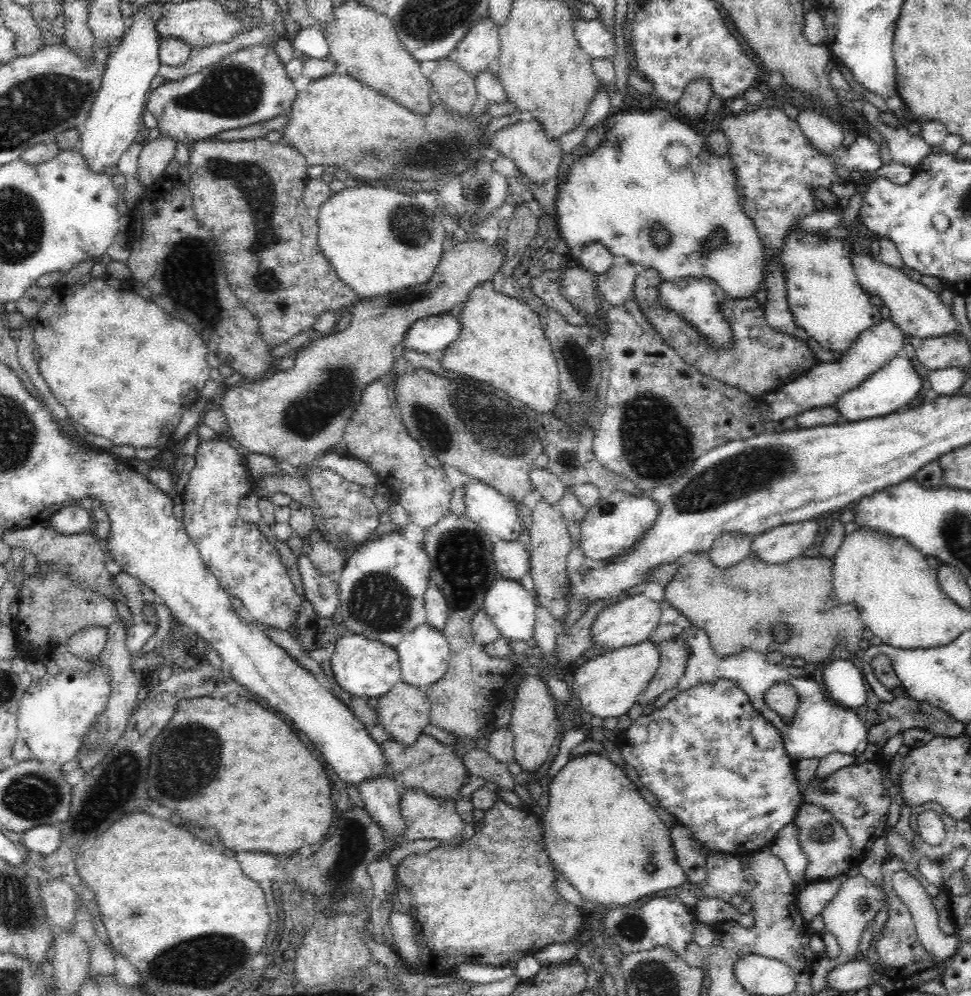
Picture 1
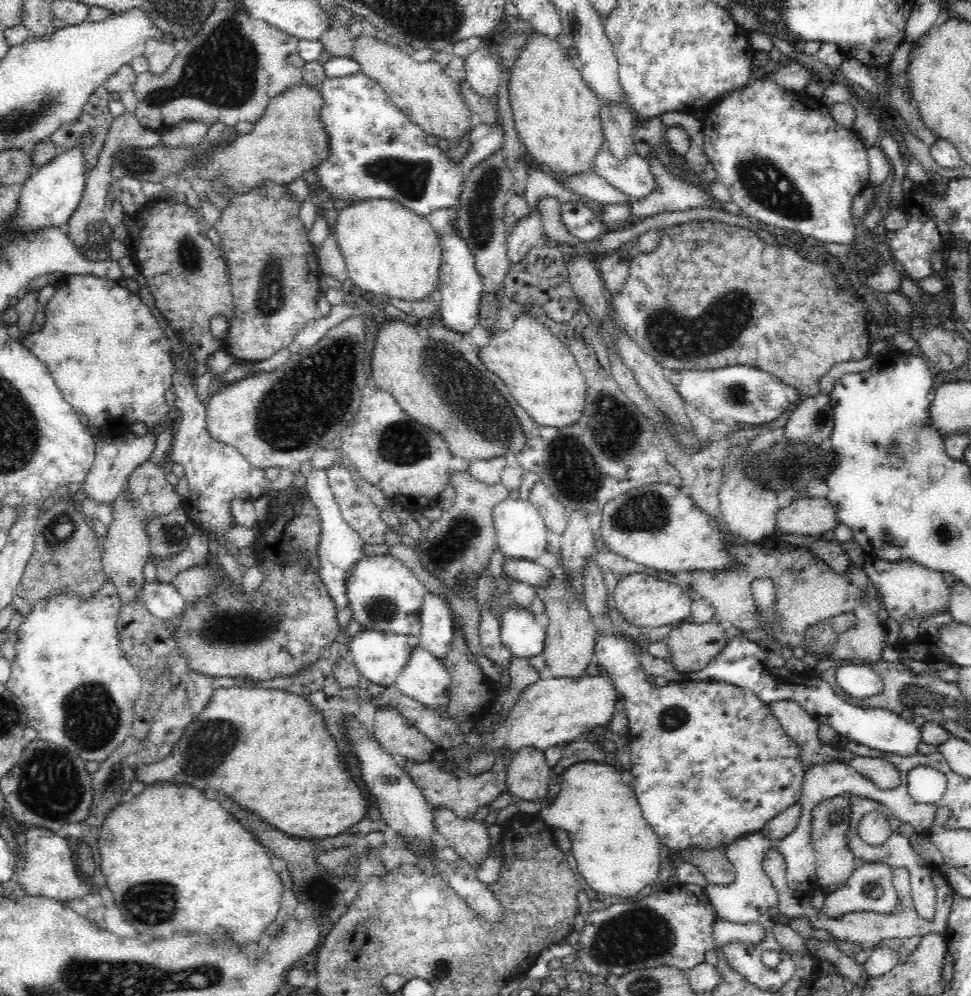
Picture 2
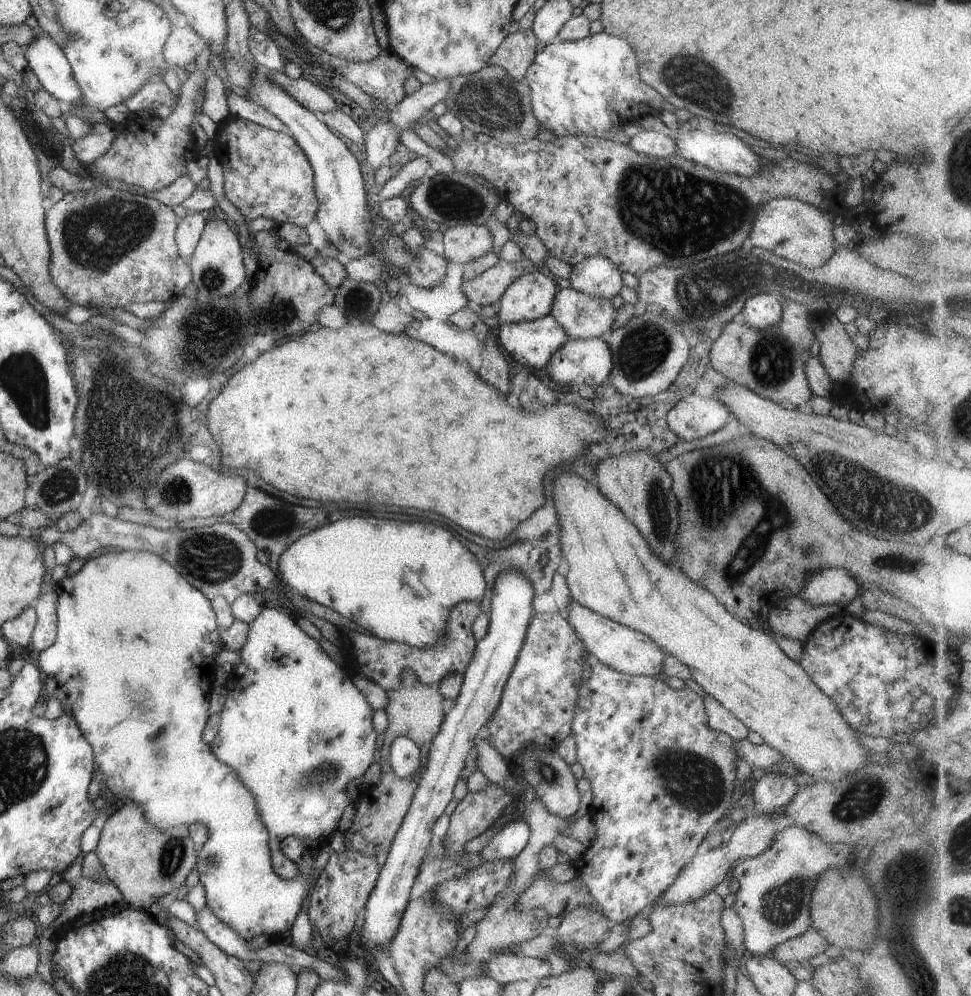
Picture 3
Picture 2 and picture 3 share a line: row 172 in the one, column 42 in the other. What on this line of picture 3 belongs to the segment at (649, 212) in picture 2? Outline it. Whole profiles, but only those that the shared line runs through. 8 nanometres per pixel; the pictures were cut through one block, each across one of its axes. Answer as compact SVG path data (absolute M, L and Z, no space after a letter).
M110 551L98 557L92 557L75 575L66 575L54 586L57 600L57 635L55 642L39 652L38 662L44 674L44 694L49 698L57 698L61 702L63 712L72 715L78 722L84 738L92 746L95 764L100 770L101 782L104 788L109 790L109 795L115 800L128 798L132 803L143 806L145 819L159 828L161 831L194 823L207 826L209 830L208 840L198 849L196 862L202 859L202 868L198 868L199 882L205 888L207 907L226 926L235 930L240 938L250 940L253 936L267 934L271 939L278 939L284 931L291 930L298 912L304 900L311 895L315 883L311 883L311 874L314 872L314 860L324 849L320 838L304 838L287 836L280 841L280 850L285 857L298 865L301 872L296 878L286 880L280 878L273 869L269 845L269 832L262 822L255 798L248 792L246 786L237 777L236 771L231 769L213 754L211 743L207 743L202 736L202 730L206 726L210 716L210 700L208 694L212 690L212 668L216 667L214 660L224 648L221 643L220 629L217 625L217 616L214 612L211 600L206 598L200 590L195 589L169 562L160 558L157 554L148 551Z

